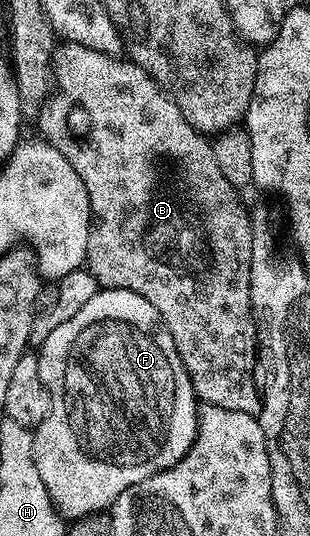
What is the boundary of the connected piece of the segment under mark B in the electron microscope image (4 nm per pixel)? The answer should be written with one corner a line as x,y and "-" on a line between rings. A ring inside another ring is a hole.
66,45
57,52
56,55
56,95
58,91
58,100
55,101
54,115
58,119
50,119
47,121
44,131
45,142
51,143
60,153
64,153
64,157
68,161
68,165
72,165
72,169
76,169
76,173
80,173
80,181
84,181
84,189
88,189
88,201
90,202
90,213
92,222
90,224
90,236
88,237
88,249
86,250
85,266
94,275
95,281
98,282
99,288
111,291
112,289
128,289
132,293
140,293
140,297
144,297
144,301
148,301
160,313
163,325
168,329
168,333
172,337
172,341
176,345
176,353
180,357
180,361
184,365
184,369
190,374
190,380
194,386
195,396
202,403
211,403
220,409
230,409
236,413
246,413
248,415
257,416
262,410
262,400
260,398
260,387
254,384
254,351
256,355
256,344
258,343
258,328
254,318
254,309
250,306
250,266
252,265
252,225
250,224
251,212
246,211
246,207
242,204
239,188
233,187
228,181
228,177
224,177
224,173
220,173
220,165
216,165
216,157
211,140
205,134
199,131
187,121
184,113
180,113
180,109
174,100
159,87
158,83
145,71
143,67
137,67
135,63
123,61
113,55
105,55
96,49
88,49
87,47
76,47

